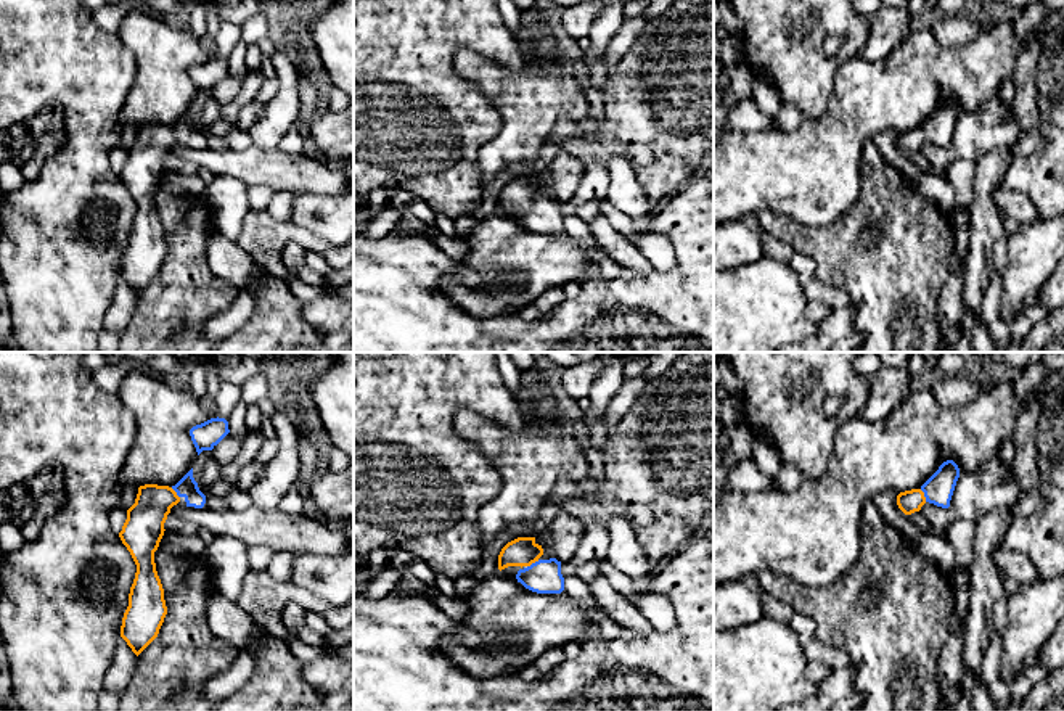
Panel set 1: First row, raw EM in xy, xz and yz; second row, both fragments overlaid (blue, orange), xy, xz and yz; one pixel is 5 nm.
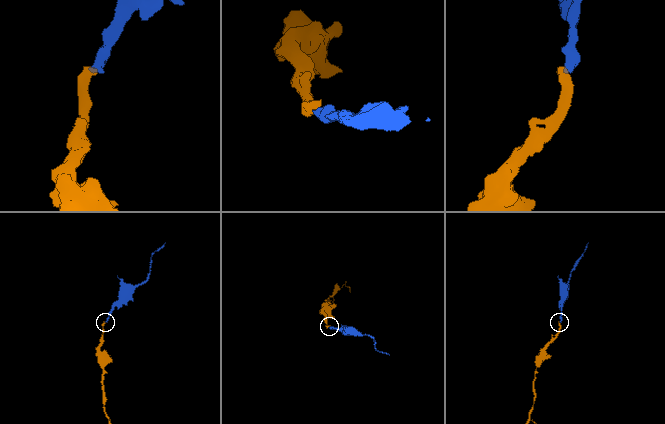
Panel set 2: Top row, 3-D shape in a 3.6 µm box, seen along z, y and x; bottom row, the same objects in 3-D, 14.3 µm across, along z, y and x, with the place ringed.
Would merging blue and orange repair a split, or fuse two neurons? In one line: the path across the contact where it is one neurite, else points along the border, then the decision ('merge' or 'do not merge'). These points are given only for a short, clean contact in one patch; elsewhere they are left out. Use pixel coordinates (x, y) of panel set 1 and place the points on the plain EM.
runs through yz (939, 127), (924, 135), (912, 140); merge

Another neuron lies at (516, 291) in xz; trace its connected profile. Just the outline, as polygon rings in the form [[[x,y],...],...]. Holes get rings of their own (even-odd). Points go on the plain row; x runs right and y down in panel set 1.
[[[498,211],[479,220],[464,238],[469,251],[458,261],[469,270],[490,278],[487,288],[463,285],[456,277],[444,277],[440,290],[464,312],[474,317],[490,317],[529,306],[548,288],[561,288],[567,282],[583,280],[591,270],[585,248],[564,230],[561,233],[537,233],[522,227],[518,219]]]

